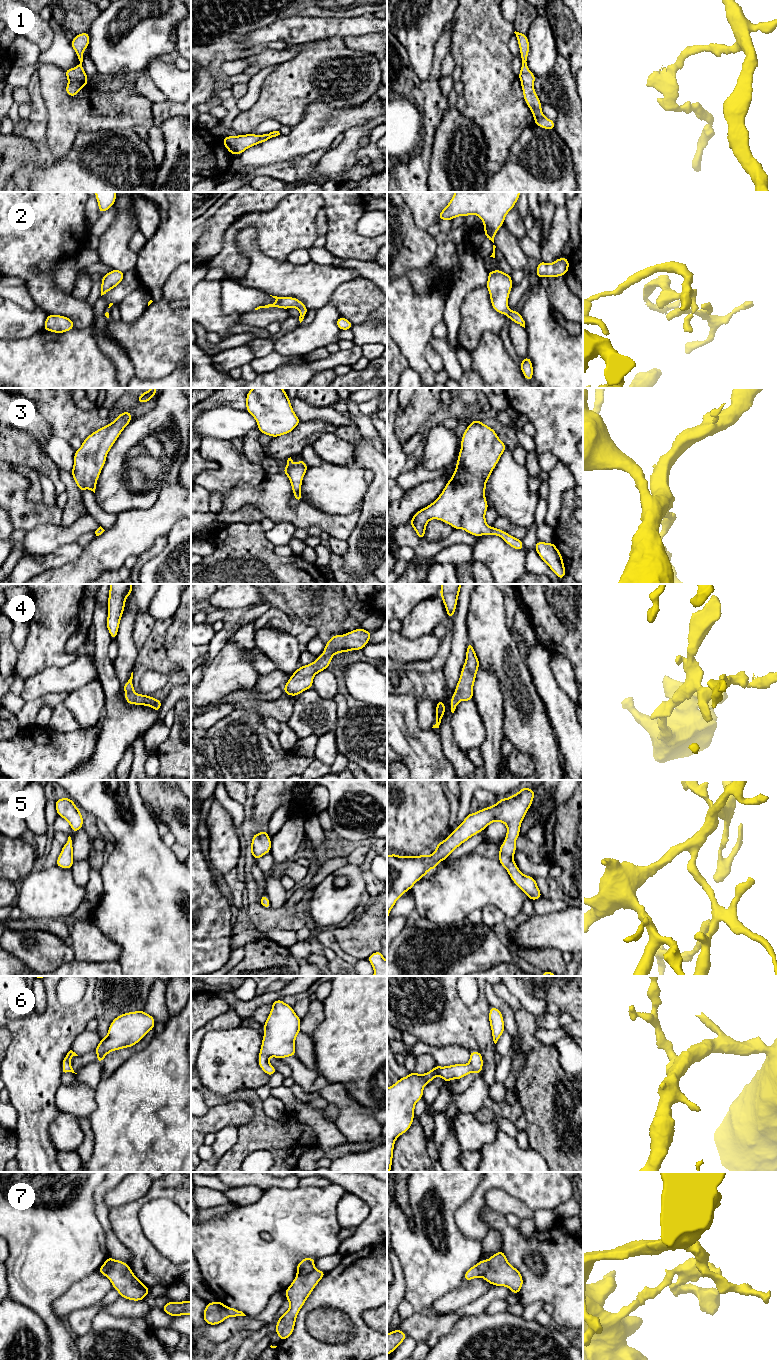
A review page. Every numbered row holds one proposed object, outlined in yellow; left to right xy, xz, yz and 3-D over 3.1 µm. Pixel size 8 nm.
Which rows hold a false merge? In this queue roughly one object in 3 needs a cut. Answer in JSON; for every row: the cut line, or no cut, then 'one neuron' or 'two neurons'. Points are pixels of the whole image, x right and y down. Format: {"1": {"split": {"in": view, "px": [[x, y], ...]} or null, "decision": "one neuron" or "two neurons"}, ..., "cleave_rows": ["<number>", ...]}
{"1": {"split": null, "decision": "one neuron"}, "2": {"split": null, "decision": "one neuron"}, "3": {"split": null, "decision": "one neuron"}, "4": {"split": null, "decision": "one neuron"}, "5": {"split": null, "decision": "one neuron"}, "6": {"split": null, "decision": "one neuron"}, "7": {"split": {"in": "yz", "px": [[487, 1260], [487, 1270], [480, 1276]]}, "decision": "two neurons"}, "cleave_rows": ["7"]}

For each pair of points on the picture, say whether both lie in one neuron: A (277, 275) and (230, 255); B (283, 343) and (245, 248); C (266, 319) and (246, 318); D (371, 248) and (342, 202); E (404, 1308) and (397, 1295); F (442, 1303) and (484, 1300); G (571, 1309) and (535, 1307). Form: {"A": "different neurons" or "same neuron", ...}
{"A": "different neurons", "B": "different neurons", "C": "same neuron", "D": "same neuron", "E": "different neurons", "F": "different neurons", "G": "different neurons"}

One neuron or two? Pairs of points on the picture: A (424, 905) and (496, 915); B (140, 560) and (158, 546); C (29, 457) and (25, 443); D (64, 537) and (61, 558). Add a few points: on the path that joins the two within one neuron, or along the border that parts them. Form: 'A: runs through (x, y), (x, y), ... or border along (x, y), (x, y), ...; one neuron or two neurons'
A: border along (481, 908), (487, 905), (495, 905), (504, 915); two neurons
B: runs through (144, 557), (154, 550); one neuron
C: runs through (29, 454), (25, 446); one neuron
D: border along (76, 542), (63, 544), (42, 555); two neurons

